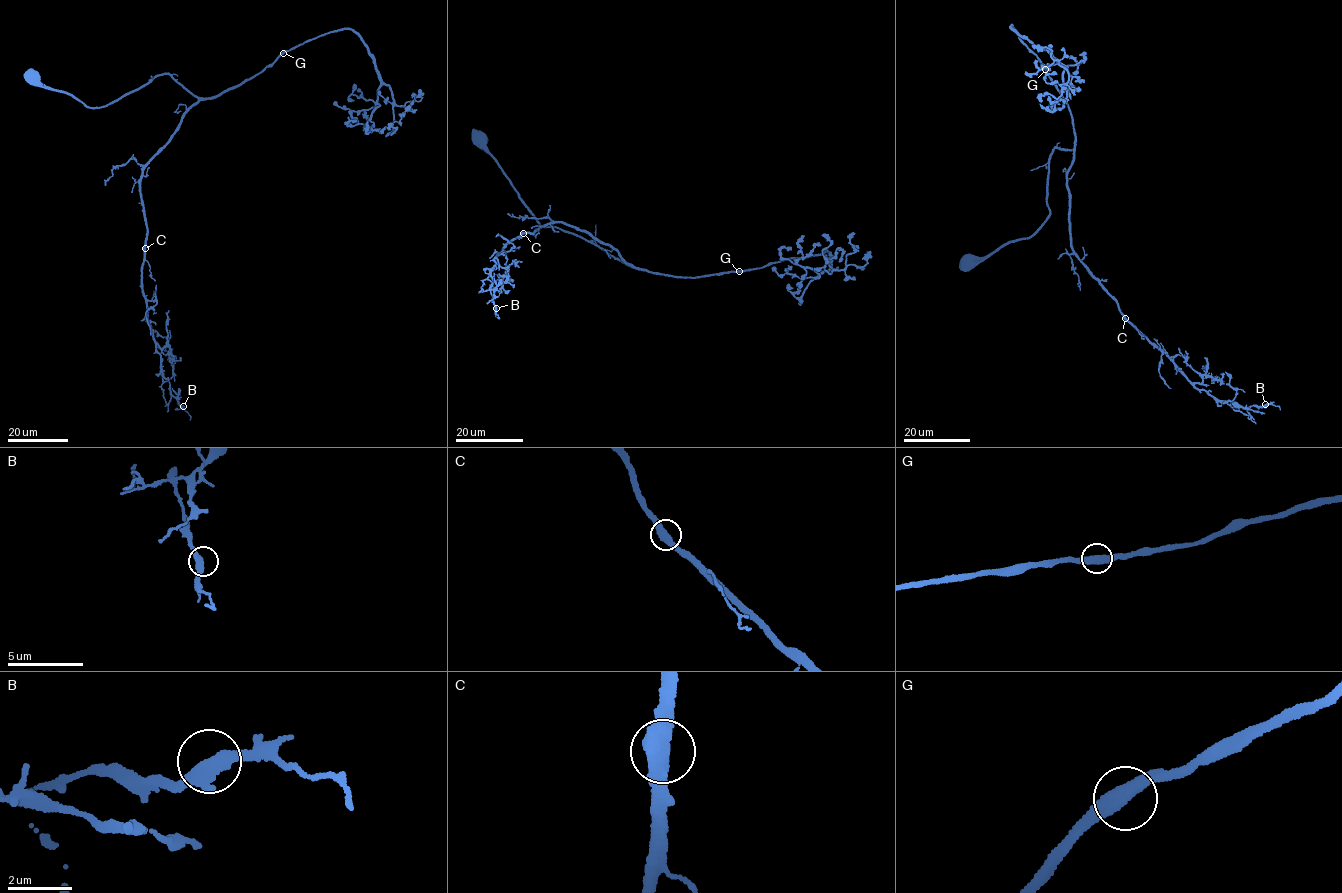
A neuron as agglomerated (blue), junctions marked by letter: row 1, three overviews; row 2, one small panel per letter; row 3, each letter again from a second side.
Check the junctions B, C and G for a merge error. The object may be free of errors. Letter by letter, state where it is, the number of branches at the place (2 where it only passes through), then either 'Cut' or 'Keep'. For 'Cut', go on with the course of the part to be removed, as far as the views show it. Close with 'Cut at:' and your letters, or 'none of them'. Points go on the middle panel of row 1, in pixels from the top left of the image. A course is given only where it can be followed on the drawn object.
B: Place: (496, 308). Branches: 2. Keep
C: Place: (523, 233). Branches: 2. Keep
G: Place: (739, 271). Branches: 2. Keep
Cut at: none of them

